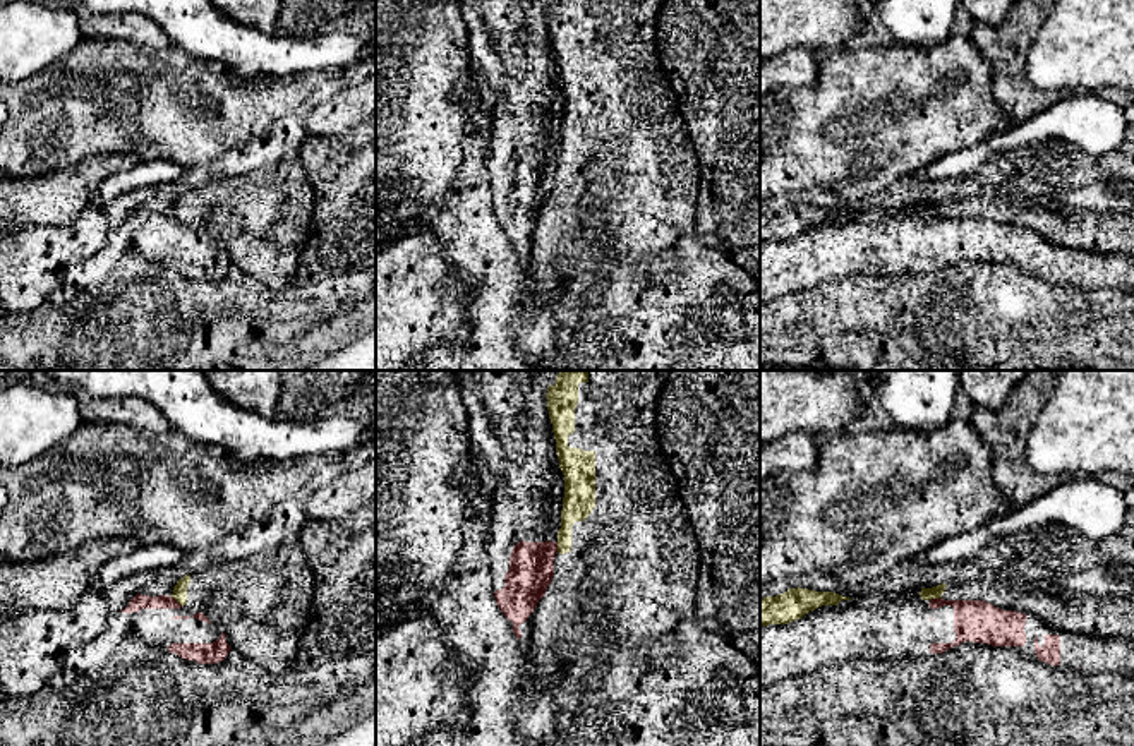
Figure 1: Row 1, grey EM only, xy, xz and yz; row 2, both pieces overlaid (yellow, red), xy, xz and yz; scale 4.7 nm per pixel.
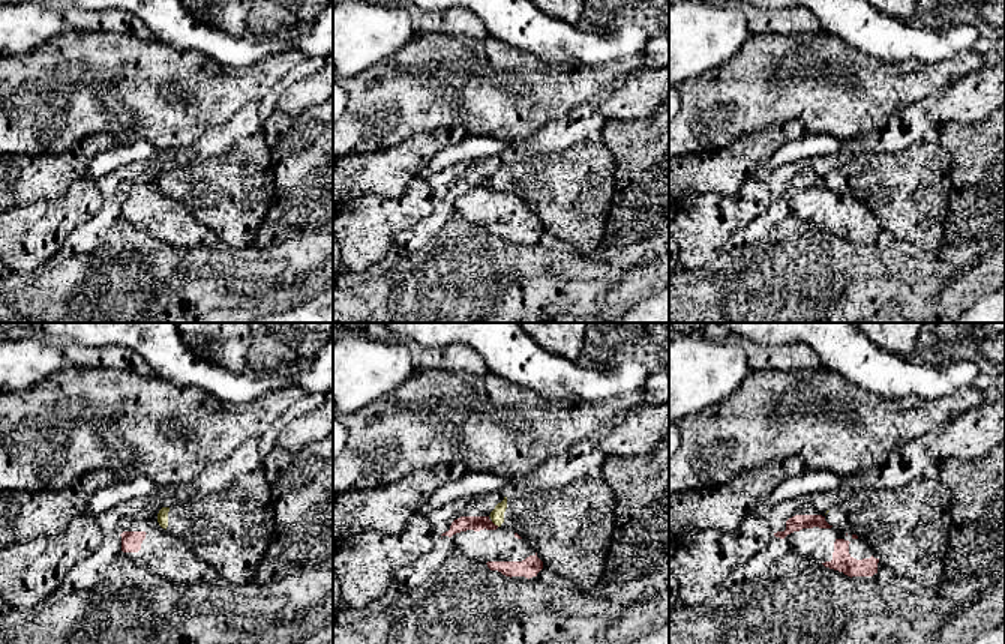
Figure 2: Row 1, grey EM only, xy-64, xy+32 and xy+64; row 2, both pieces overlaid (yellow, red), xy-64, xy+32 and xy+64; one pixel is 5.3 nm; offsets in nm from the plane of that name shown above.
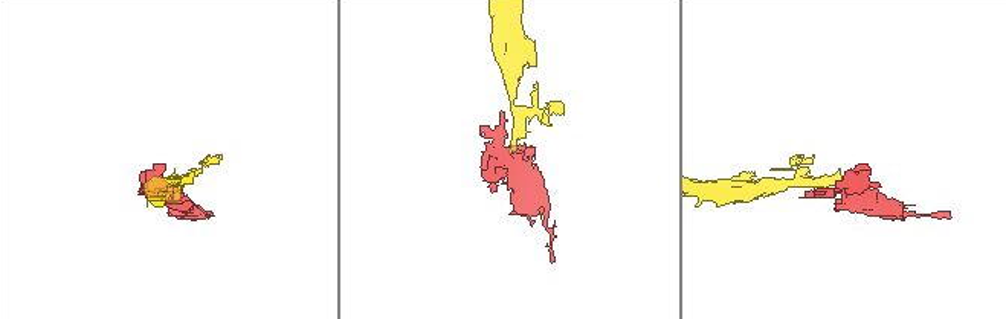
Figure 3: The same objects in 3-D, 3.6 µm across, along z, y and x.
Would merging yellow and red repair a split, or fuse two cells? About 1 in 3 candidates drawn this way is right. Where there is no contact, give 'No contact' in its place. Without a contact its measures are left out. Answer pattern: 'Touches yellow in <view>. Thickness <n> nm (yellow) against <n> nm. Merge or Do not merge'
Touches yellow in xy. Thickness 70 nm (yellow) against 70 nm. Do not merge

